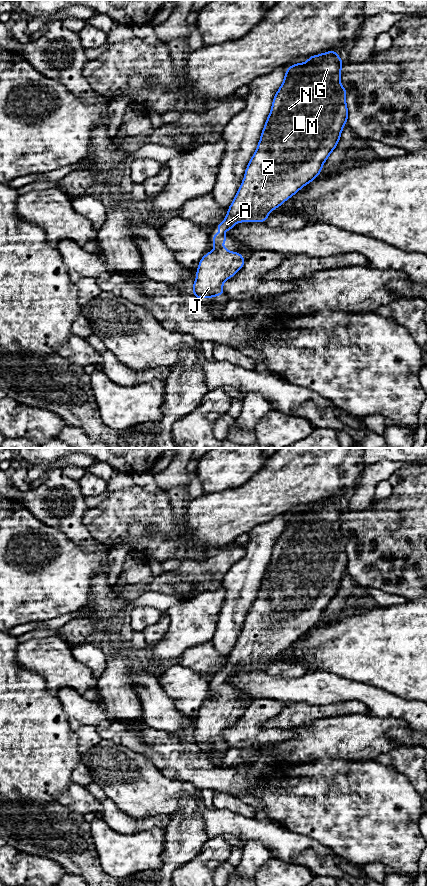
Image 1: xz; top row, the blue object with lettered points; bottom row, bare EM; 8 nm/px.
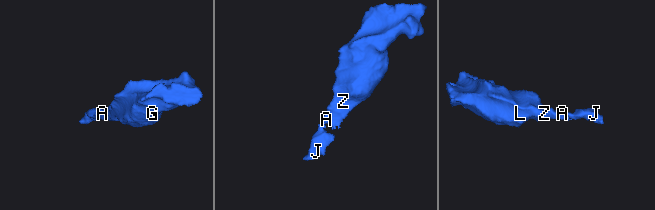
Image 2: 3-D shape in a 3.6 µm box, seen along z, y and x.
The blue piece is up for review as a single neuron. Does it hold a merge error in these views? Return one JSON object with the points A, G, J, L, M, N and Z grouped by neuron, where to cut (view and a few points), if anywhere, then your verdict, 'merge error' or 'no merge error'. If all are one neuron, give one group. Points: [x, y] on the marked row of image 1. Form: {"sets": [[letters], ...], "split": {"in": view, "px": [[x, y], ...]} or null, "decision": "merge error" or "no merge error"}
{"sets": [["A", "G", "J", "L", "M", "N", "Z"]], "split": null, "decision": "no merge error"}

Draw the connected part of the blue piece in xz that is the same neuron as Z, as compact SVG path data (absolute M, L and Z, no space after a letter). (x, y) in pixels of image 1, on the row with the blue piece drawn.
M329 51L309 57L305 63L288 67L284 81L273 99L271 112L257 149L246 168L242 184L224 221L216 226L219 231L229 231L238 222L265 222L272 210L280 207L321 173L323 163L336 148L348 118L346 89L340 82L342 63L337 51Z

